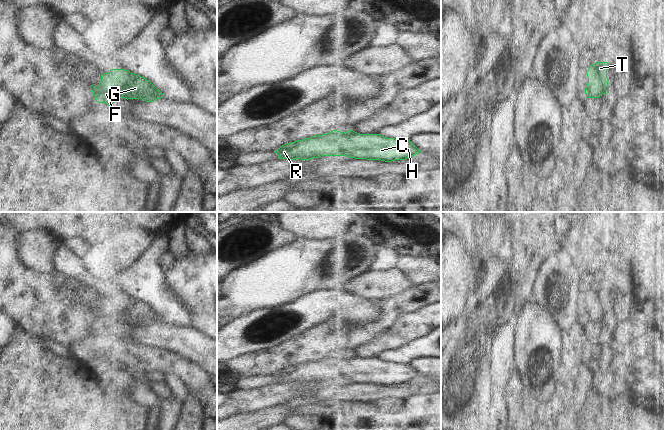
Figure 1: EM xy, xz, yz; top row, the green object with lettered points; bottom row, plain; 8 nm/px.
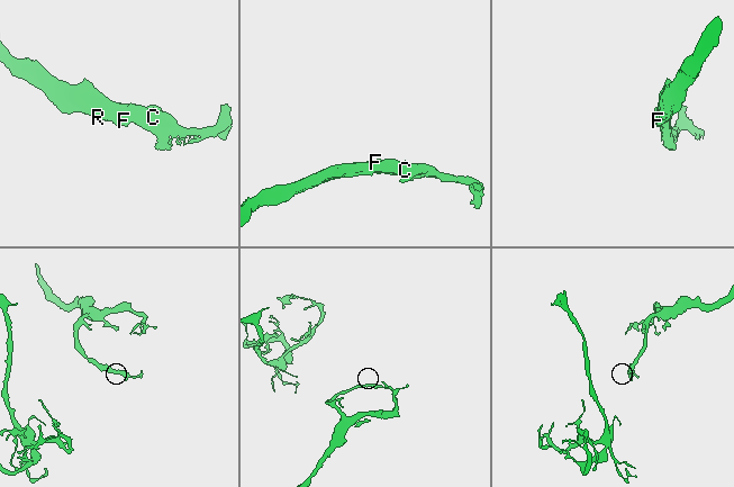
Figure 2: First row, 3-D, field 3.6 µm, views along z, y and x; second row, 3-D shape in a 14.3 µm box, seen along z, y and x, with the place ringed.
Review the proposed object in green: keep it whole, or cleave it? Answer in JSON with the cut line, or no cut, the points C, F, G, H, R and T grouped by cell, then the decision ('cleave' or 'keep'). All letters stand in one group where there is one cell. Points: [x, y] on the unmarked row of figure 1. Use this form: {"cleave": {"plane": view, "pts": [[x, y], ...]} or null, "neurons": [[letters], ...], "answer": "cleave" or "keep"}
{"cleave": null, "neurons": [["C", "F", "G", "H", "R", "T"]], "answer": "keep"}

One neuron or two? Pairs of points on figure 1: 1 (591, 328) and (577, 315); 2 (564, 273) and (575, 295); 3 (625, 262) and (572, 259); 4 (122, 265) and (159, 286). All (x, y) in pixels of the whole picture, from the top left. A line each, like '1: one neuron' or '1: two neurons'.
1: two neurons
2: one neuron
3: two neurons
4: one neuron

